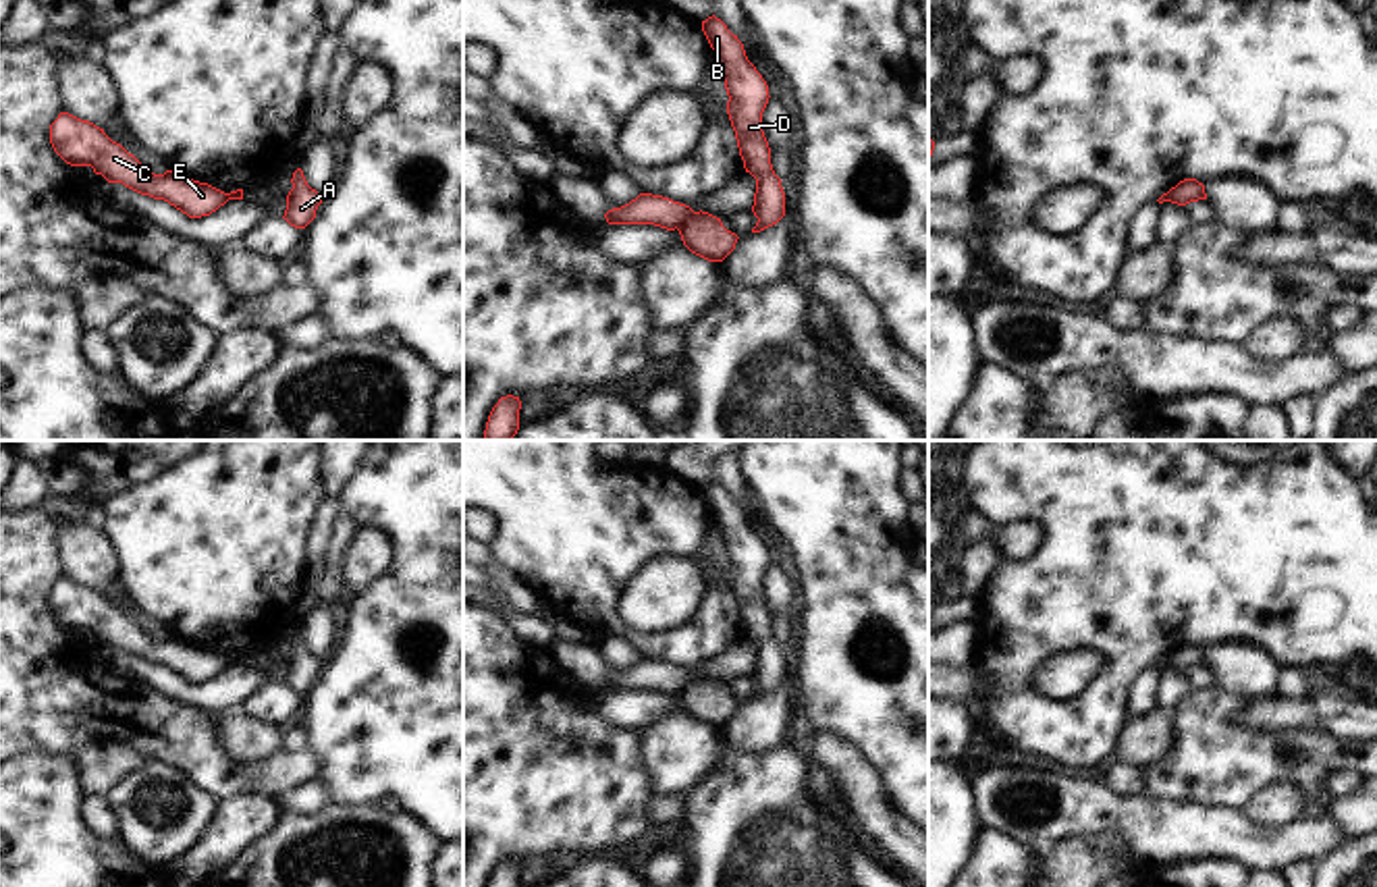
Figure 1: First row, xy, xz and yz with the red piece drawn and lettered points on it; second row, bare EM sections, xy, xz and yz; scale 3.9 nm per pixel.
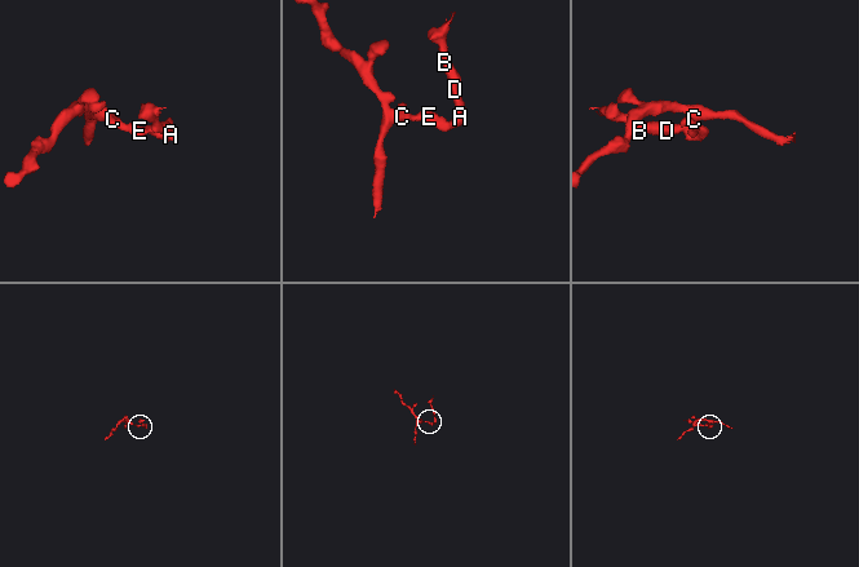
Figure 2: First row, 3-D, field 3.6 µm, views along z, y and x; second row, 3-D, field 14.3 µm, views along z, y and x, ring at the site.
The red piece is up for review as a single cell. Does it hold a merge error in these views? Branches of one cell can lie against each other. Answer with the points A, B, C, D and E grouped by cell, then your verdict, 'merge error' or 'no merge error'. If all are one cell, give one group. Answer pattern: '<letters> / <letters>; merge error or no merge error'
A B D / C E; merge error

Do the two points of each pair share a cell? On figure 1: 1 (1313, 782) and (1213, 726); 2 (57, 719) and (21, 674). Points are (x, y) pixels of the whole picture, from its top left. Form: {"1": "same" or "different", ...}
{"1": "same", "2": "same"}

